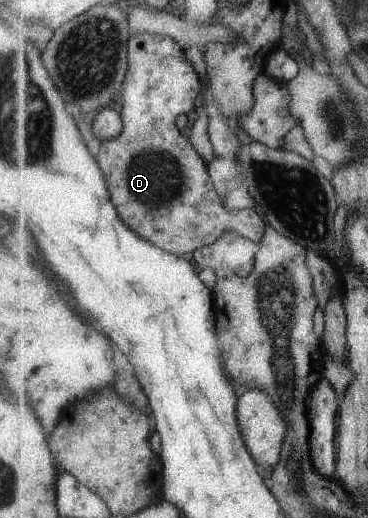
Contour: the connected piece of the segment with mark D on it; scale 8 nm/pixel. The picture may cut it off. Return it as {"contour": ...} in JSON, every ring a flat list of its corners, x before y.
{"contour":[[136,34,129,39,129,67,124,92,121,94,121,115,124,130,118,138,101,140,97,161,108,181,112,202,120,213,120,218,138,234,176,256,184,252,193,252,218,242,222,234,236,232,252,242,260,242,264,238,266,219,254,210,246,208,238,212,226,210,220,193,216,190,208,164,195,143,182,136,177,120,180,114,192,112,199,105,200,94,203,93,203,82,188,62,184,48,178,40,160,34]]}

